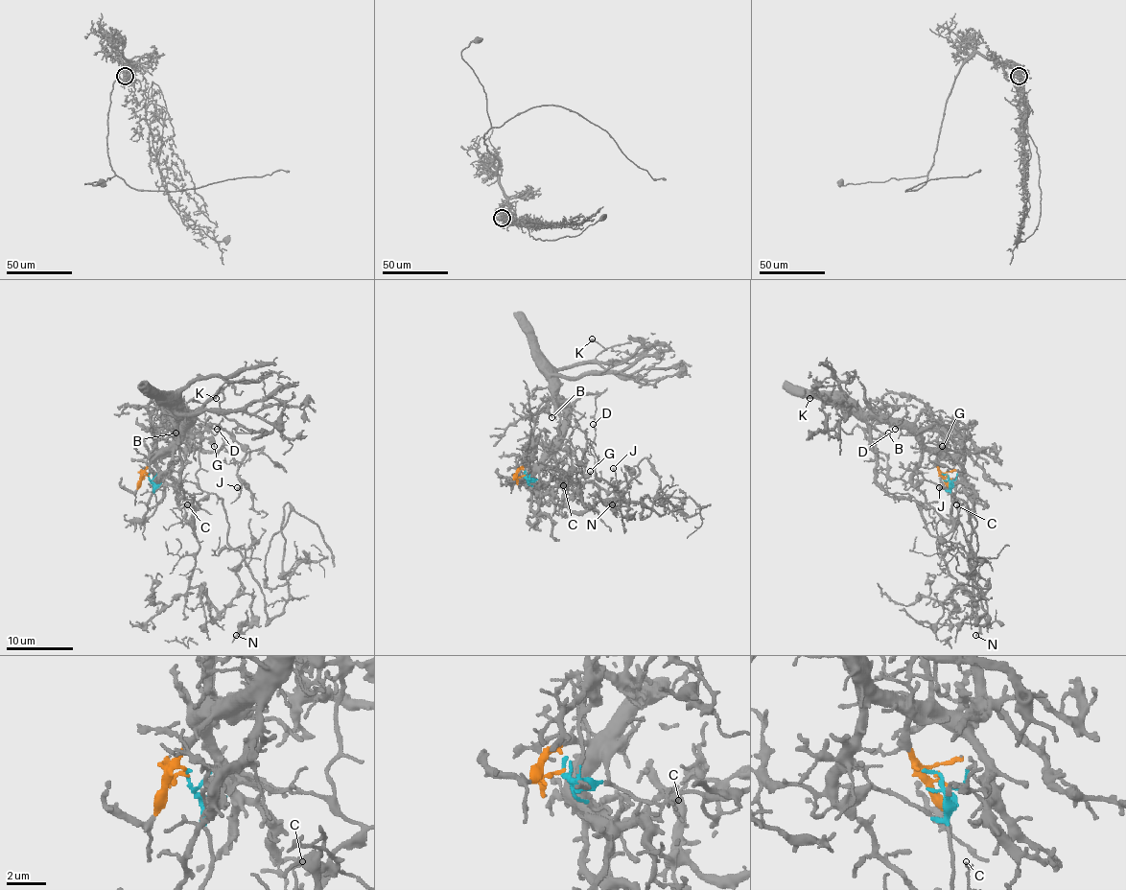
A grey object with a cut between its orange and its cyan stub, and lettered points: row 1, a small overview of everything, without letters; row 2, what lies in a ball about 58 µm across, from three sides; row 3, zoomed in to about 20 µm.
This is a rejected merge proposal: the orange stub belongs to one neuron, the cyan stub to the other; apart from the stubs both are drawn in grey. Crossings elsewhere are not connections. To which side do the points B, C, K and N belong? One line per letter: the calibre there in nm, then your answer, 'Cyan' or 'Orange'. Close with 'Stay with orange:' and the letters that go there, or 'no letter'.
B: Thickness 200 nm. Orange
C: Thickness 140 nm. Cyan
K: Thickness 220 nm. Orange
N: Thickness 140 nm. Cyan
Stay with orange: B, K

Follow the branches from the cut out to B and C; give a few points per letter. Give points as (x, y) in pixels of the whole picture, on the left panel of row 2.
B: (148, 475), (141, 474), (188, 425), (188, 420), (182, 418), (171, 430), (175, 433)
C: (148, 475), (155, 483), (166, 479), (194, 481), (207, 494), (188, 521), (184, 508), (188, 505)

